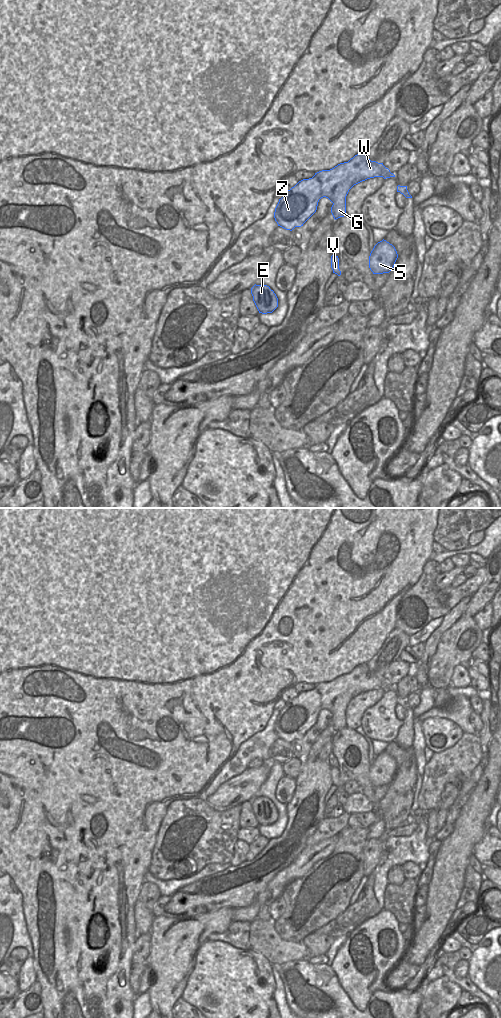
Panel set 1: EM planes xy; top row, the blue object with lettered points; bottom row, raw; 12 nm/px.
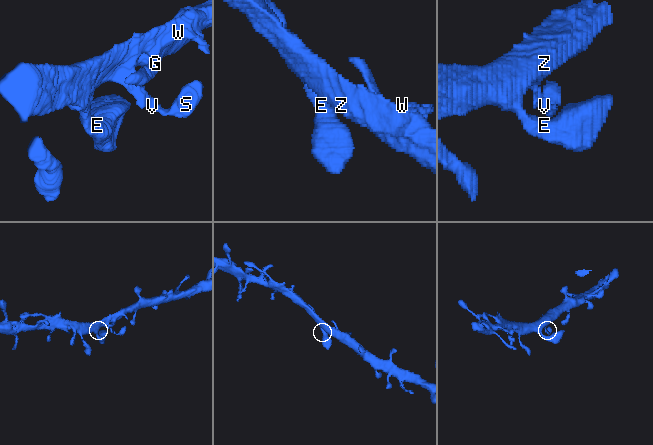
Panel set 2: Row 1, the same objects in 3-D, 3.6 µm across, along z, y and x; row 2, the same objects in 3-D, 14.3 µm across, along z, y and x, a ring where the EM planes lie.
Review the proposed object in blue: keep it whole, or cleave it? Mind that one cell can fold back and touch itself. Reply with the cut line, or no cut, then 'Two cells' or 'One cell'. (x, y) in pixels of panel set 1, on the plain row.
No split. One cell

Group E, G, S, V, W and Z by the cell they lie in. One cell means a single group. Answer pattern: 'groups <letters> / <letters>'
groups E G S V W Z

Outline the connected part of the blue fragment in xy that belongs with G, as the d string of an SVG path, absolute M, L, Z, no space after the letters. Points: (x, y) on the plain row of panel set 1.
M363 663L348 674L322 682L312 690L299 693L279 711L274 730L278 738L292 743L301 739L316 724L318 714L326 709L332 715L334 731L346 727L346 708L356 696L374 689L395 689L383 675L371 673Z

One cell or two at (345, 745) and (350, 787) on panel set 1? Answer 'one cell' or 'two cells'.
two cells

